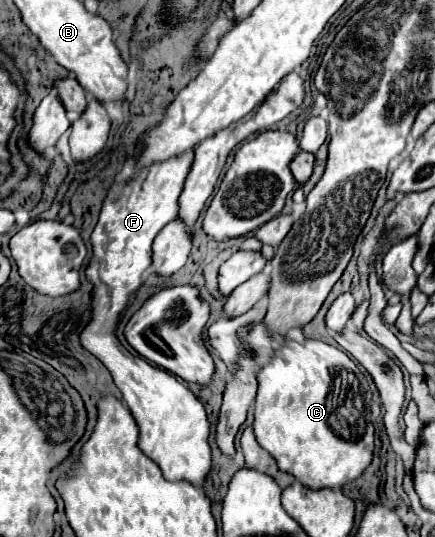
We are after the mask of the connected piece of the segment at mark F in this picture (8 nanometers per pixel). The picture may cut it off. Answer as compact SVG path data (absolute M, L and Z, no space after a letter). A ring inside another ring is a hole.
M136 145L126 155L124 167L116 175L120 181L114 181L102 205L98 225L92 231L94 257L86 269L88 279L94 283L92 323L88 323L80 339L84 347L110 369L112 377L116 377L114 381L140 427L140 449L160 465L168 481L188 481L202 487L212 469L212 453L208 443L210 421L202 403L176 377L150 365L138 355L128 353L128 349L122 347L114 335L120 311L126 307L128 297L142 285L142 273L152 263L152 241L156 233L176 217L180 187L184 187L194 155L192 149L164 163L138 167L142 151L144 145Z

